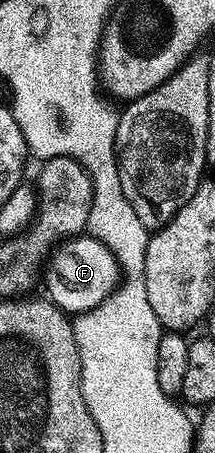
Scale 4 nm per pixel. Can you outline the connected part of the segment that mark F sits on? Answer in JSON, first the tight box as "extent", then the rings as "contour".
{"extent":[44,235,120,315],"contour":[[[78,235],[65,243],[59,244],[53,250],[48,264],[44,269],[44,285],[49,300],[53,301],[63,313],[77,315],[87,313],[111,296],[120,281],[118,262],[114,260],[114,253],[104,243],[87,235]]]}

